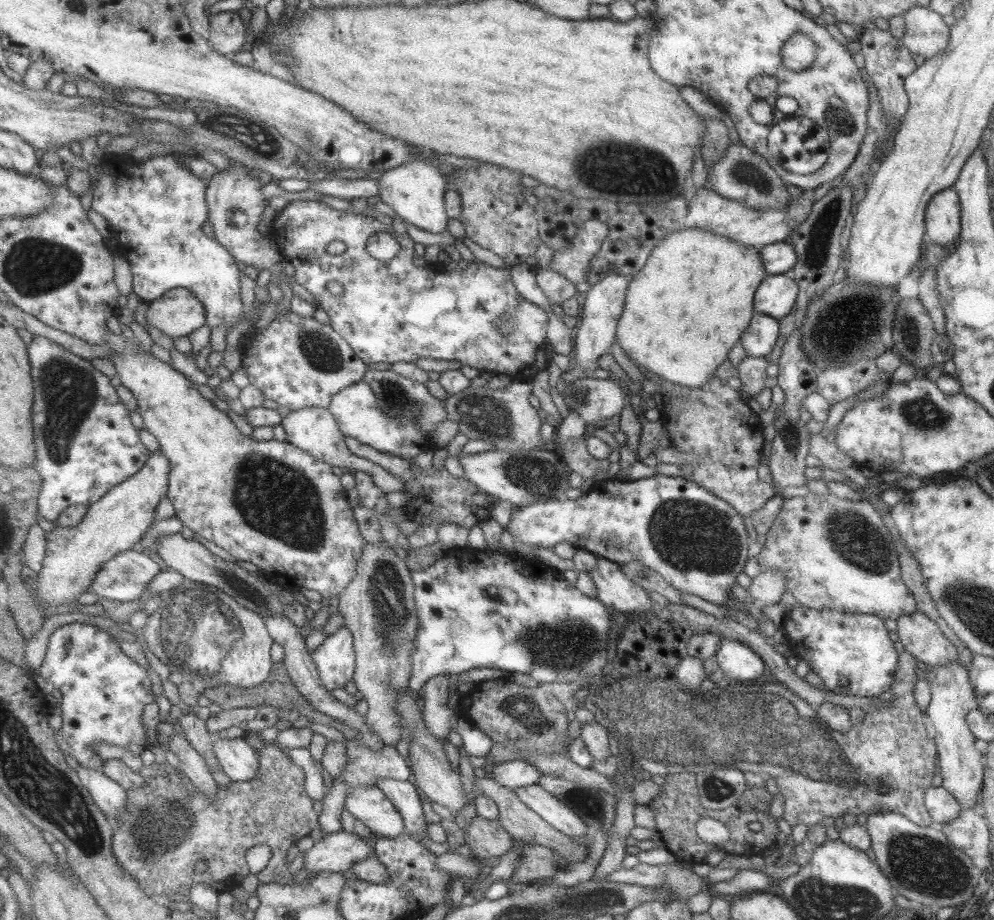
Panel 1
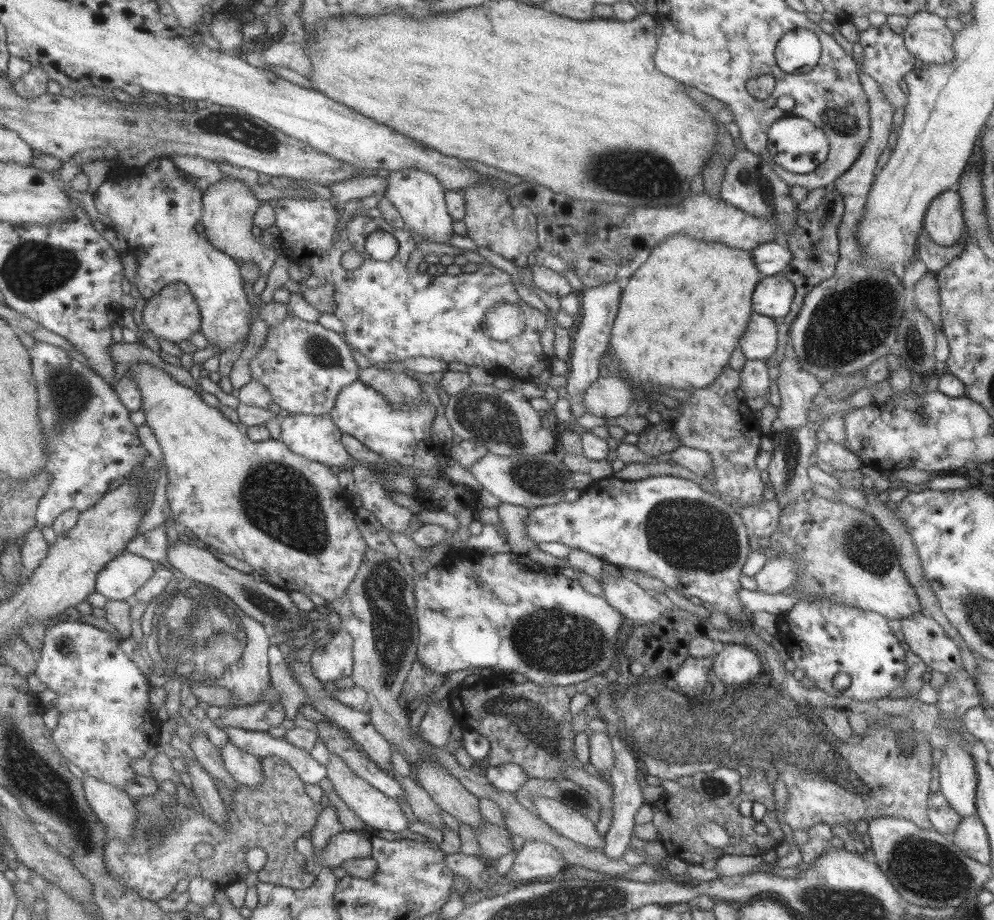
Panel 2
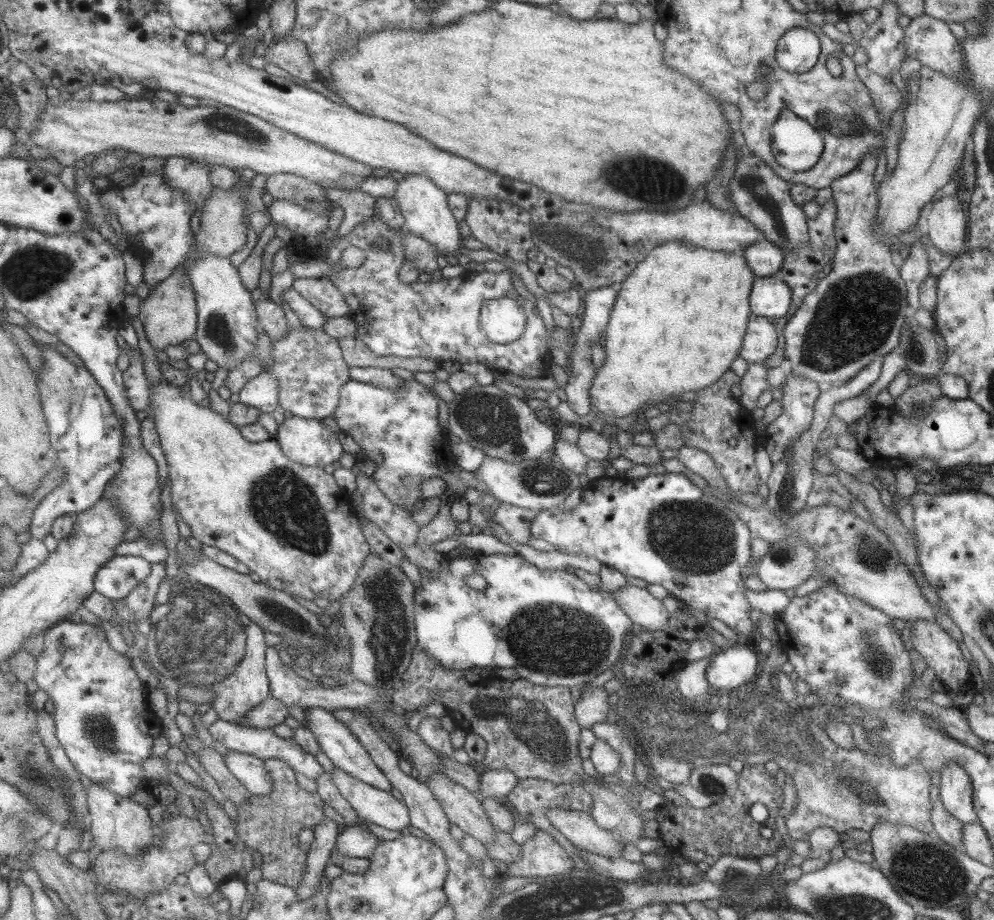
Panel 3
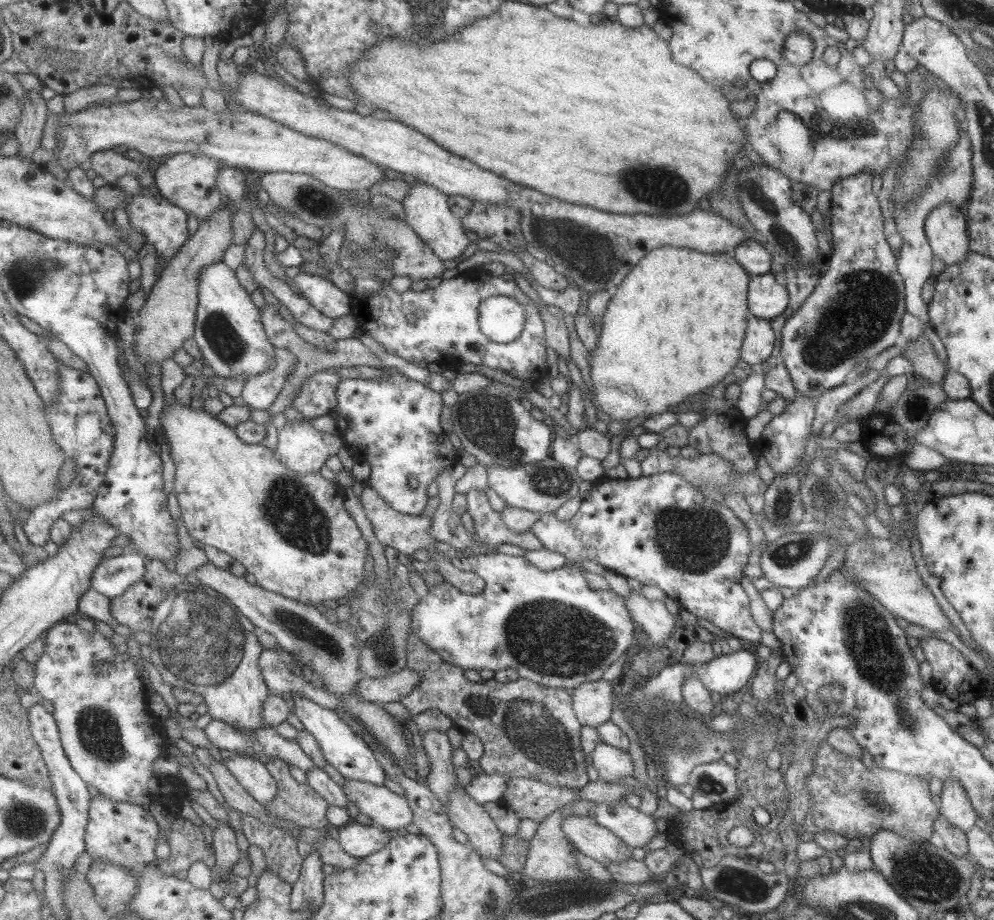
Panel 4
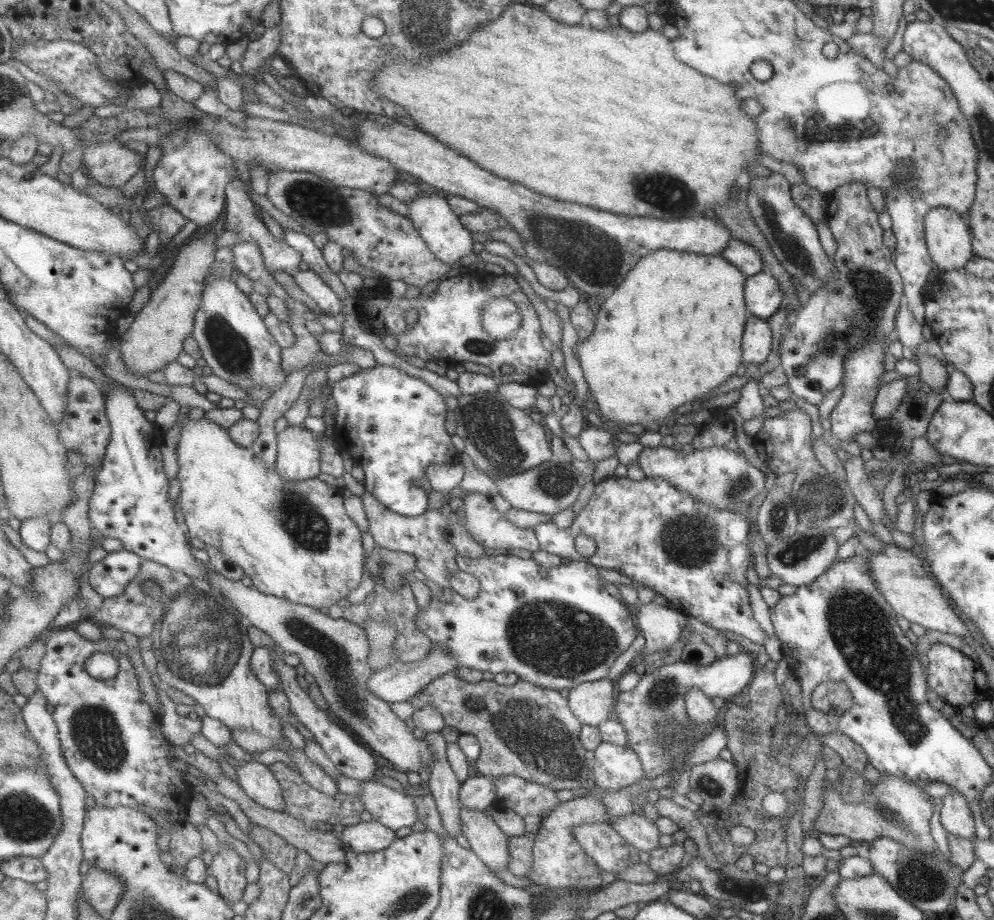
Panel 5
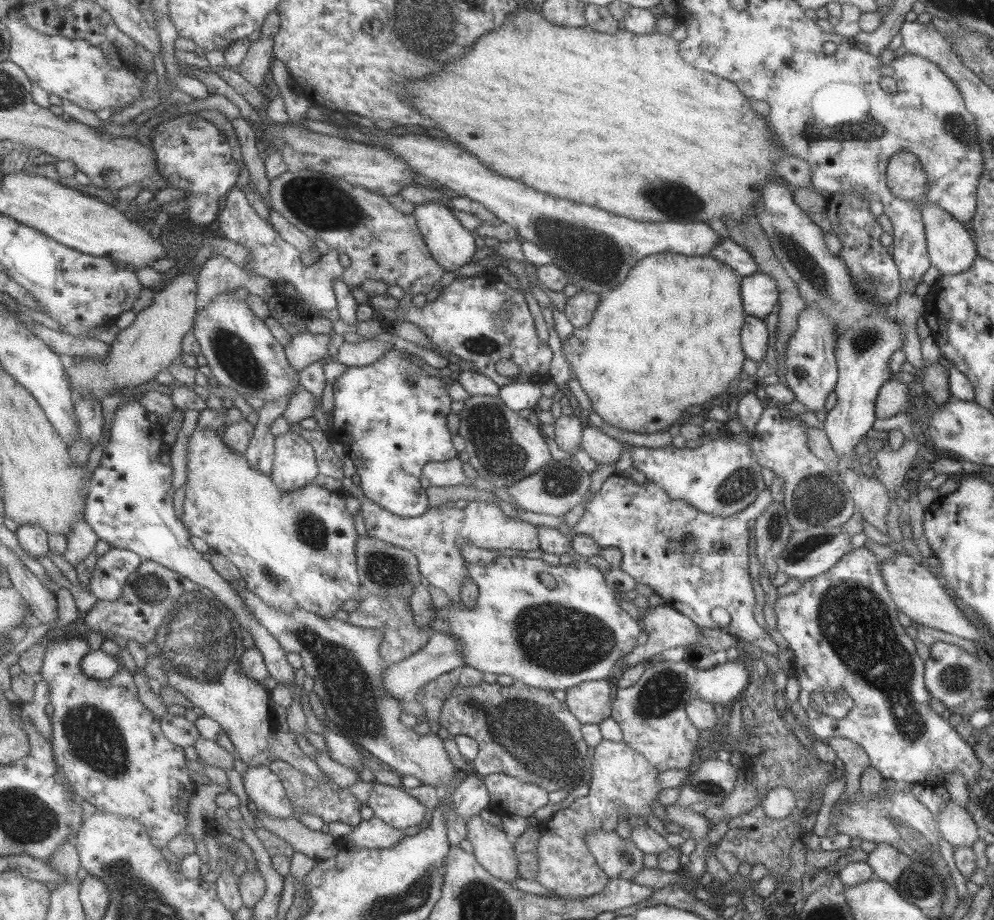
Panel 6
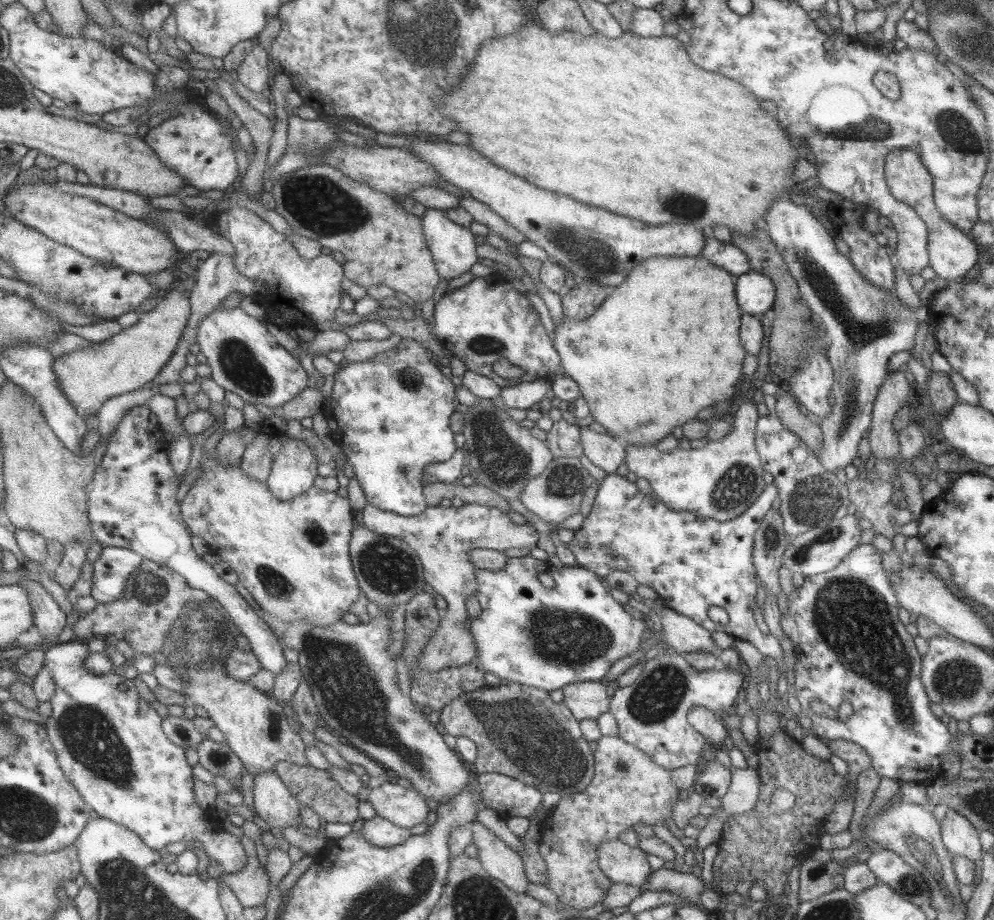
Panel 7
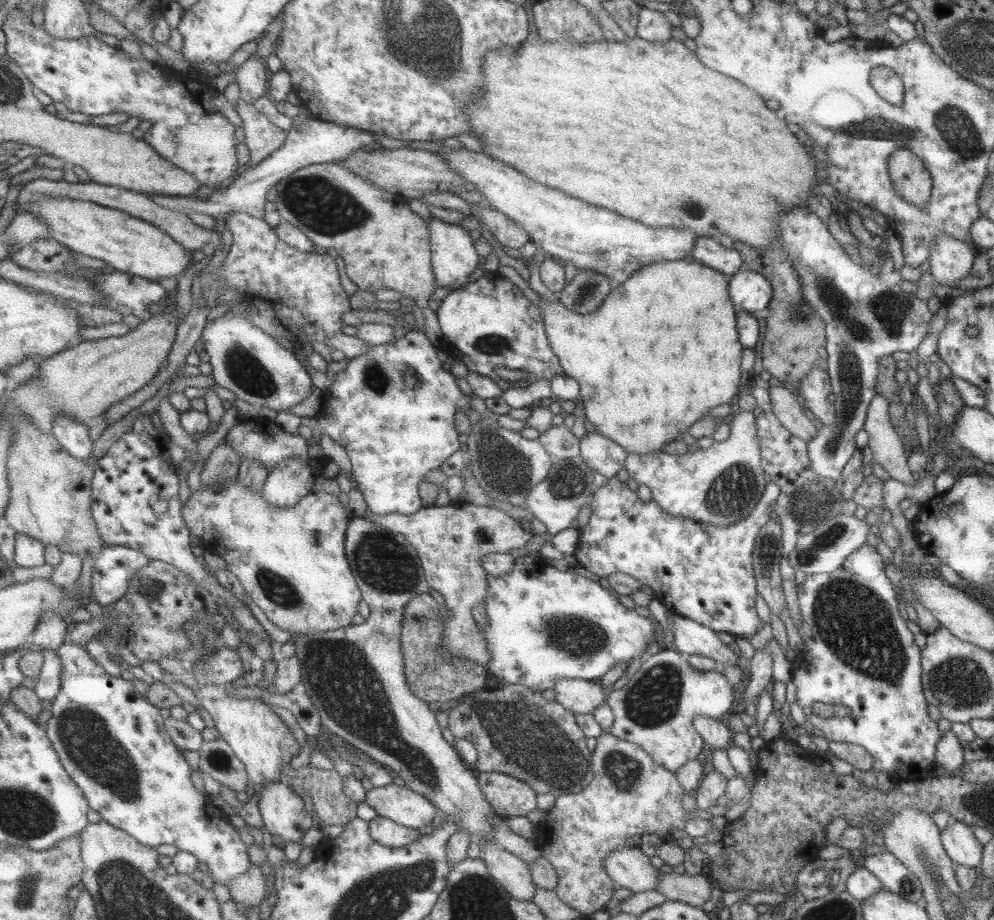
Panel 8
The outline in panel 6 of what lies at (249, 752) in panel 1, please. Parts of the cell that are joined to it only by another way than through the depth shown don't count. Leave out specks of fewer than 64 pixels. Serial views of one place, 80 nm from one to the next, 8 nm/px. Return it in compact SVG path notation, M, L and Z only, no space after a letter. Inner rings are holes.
M247 765L243 784L257 810L265 811L275 818L295 816L295 807L288 797L288 790L281 777L271 770L270 765Z

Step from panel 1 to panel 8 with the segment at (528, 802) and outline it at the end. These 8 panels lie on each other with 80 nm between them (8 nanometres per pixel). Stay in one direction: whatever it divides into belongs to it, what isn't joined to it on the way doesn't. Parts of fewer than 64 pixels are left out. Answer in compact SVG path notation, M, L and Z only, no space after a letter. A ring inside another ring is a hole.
M639 845L612 850L603 862L603 868L616 886L631 893L656 890L660 881L658 869L641 853Z

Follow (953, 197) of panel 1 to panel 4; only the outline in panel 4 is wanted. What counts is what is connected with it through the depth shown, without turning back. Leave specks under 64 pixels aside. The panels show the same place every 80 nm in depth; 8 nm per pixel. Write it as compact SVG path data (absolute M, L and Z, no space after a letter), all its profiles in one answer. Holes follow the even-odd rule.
M940 204L932 208L925 217L923 228L930 256L943 264L959 264L970 254L966 221L959 207Z

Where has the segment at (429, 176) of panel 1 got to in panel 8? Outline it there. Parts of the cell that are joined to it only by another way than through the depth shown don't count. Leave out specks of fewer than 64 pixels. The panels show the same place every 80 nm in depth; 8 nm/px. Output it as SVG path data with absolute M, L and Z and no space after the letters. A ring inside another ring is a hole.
M429 218L427 224L430 238L431 272L436 286L454 289L465 286L468 283L469 274L477 268L481 261L481 257L473 249L473 240L458 224L443 222L438 218Z

